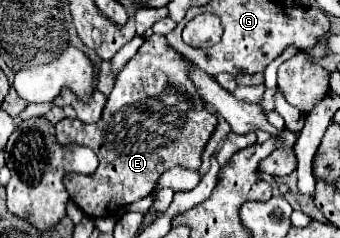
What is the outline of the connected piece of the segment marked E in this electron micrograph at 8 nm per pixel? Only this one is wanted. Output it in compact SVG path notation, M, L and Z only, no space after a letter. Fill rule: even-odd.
M150 35L118 73L98 127L80 119L62 119L56 123L58 143L90 147L100 161L94 175L66 175L64 179L70 199L86 215L96 219L114 217L118 207L148 197L164 171L176 165L184 169L198 169L202 165L202 151L218 119L206 111L188 75L190 61L178 55L162 35Z

